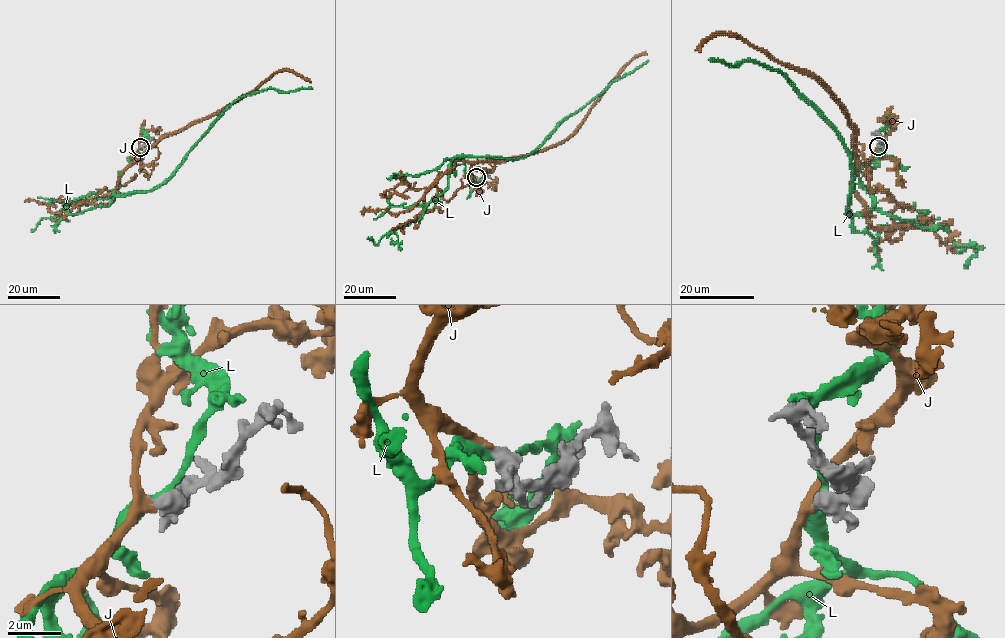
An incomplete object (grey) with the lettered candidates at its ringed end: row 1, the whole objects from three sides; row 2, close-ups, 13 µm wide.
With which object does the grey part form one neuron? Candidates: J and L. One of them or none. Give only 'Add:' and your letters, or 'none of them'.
Add: J

